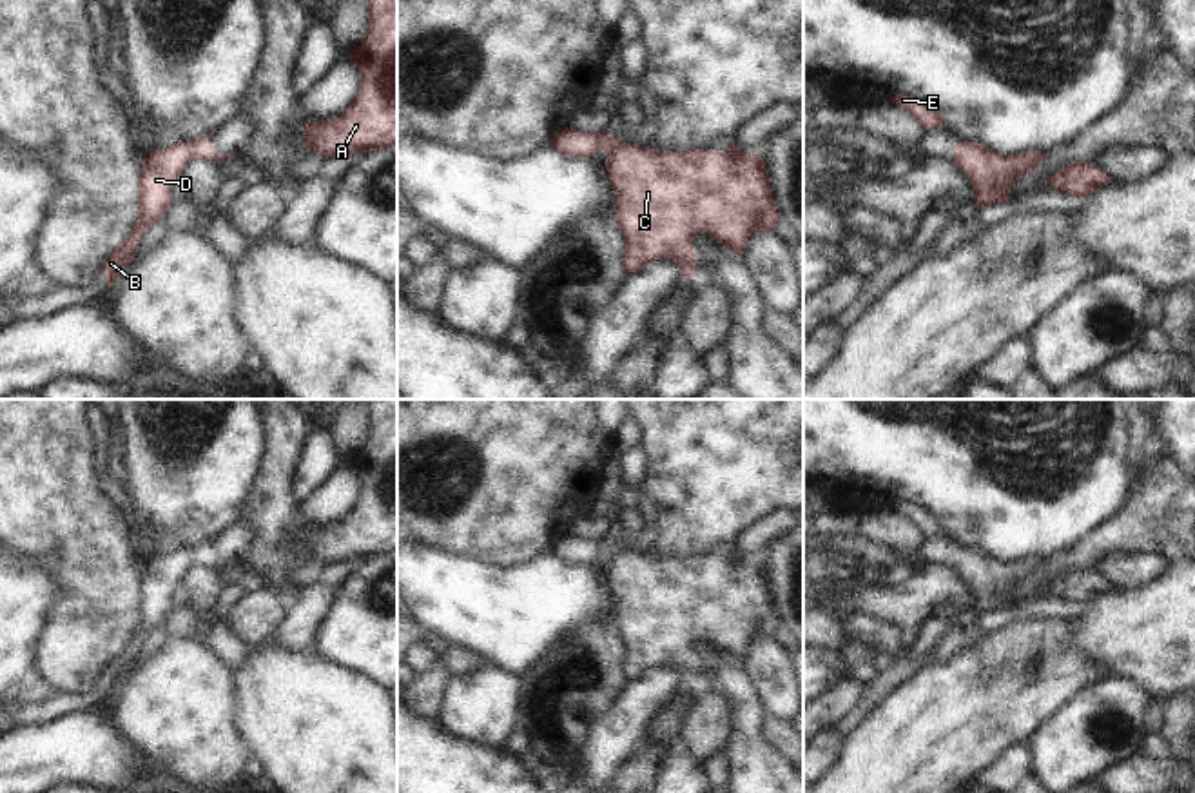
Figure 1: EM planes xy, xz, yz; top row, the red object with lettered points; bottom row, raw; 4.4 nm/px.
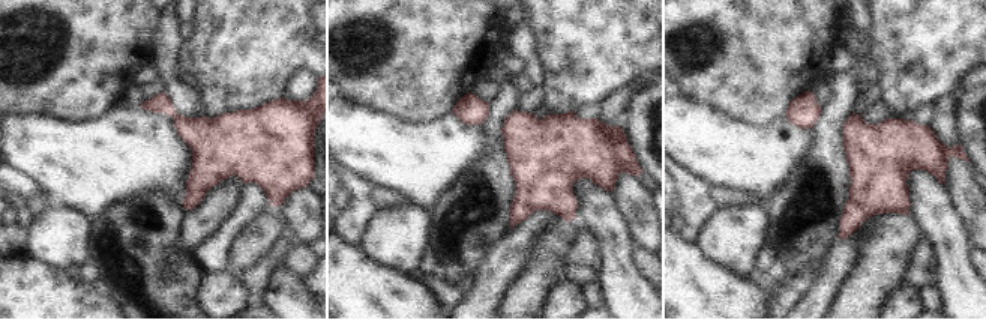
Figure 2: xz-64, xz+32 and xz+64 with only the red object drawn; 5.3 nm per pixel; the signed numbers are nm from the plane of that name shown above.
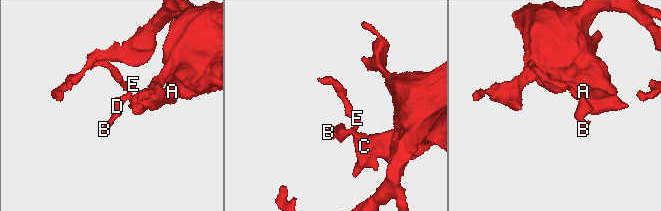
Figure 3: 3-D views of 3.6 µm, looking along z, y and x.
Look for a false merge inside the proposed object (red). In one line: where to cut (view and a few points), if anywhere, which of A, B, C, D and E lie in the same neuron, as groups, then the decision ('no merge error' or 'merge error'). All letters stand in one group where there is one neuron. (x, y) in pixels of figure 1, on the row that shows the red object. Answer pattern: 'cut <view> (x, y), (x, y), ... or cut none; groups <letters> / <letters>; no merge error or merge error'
cut none; groups A B C D E; no merge error

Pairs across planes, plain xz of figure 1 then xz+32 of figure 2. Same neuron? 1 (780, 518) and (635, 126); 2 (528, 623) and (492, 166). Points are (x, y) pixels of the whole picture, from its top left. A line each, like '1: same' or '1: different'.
1: different
2: different

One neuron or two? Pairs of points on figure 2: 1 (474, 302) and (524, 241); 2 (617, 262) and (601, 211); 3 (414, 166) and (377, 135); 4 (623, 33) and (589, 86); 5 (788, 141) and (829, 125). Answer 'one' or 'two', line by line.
1: one
2: one
3: one
4: one
5: two

